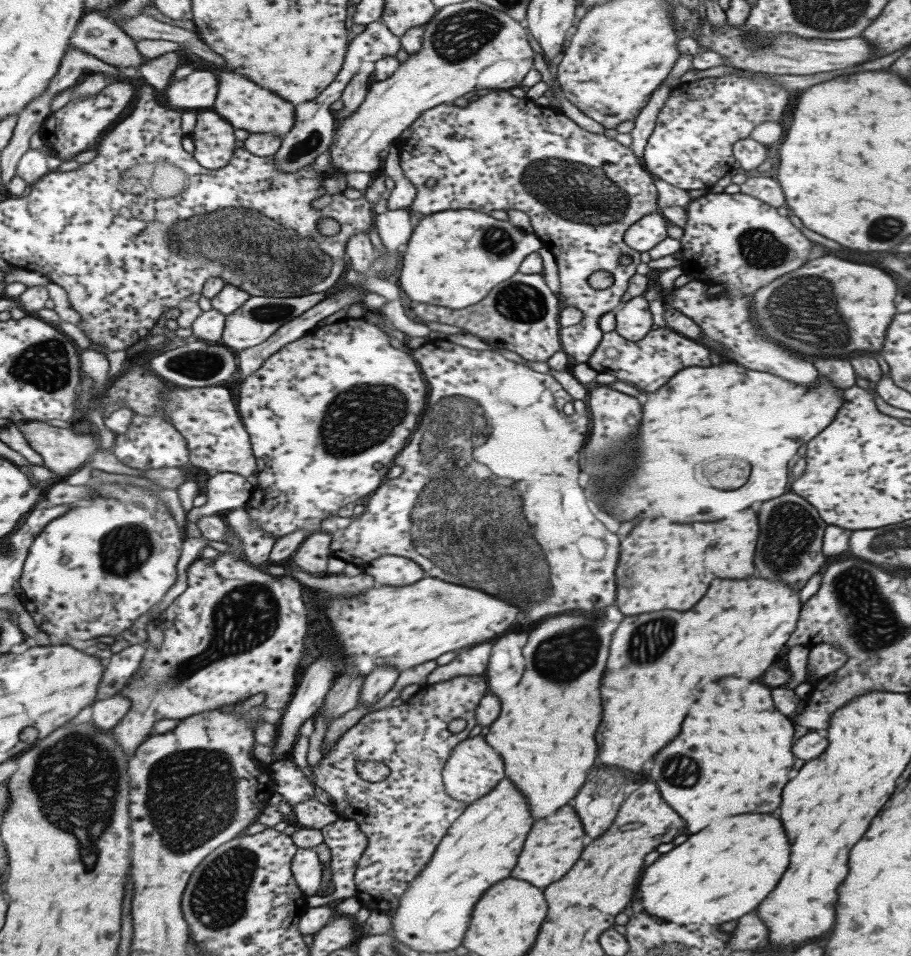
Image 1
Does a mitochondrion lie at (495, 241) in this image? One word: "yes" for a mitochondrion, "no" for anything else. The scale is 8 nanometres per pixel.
yes

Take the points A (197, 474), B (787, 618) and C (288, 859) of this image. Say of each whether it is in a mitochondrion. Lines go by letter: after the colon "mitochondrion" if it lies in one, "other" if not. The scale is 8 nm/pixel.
A: other
B: other
C: other

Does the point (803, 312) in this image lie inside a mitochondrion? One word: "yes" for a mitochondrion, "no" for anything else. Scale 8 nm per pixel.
yes

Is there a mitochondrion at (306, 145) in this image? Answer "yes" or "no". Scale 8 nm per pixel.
yes

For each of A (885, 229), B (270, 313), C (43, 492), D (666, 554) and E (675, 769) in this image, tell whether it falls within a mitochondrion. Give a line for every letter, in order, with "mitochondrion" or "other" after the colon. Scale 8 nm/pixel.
A: mitochondrion
B: mitochondrion
C: other
D: other
E: mitochondrion

